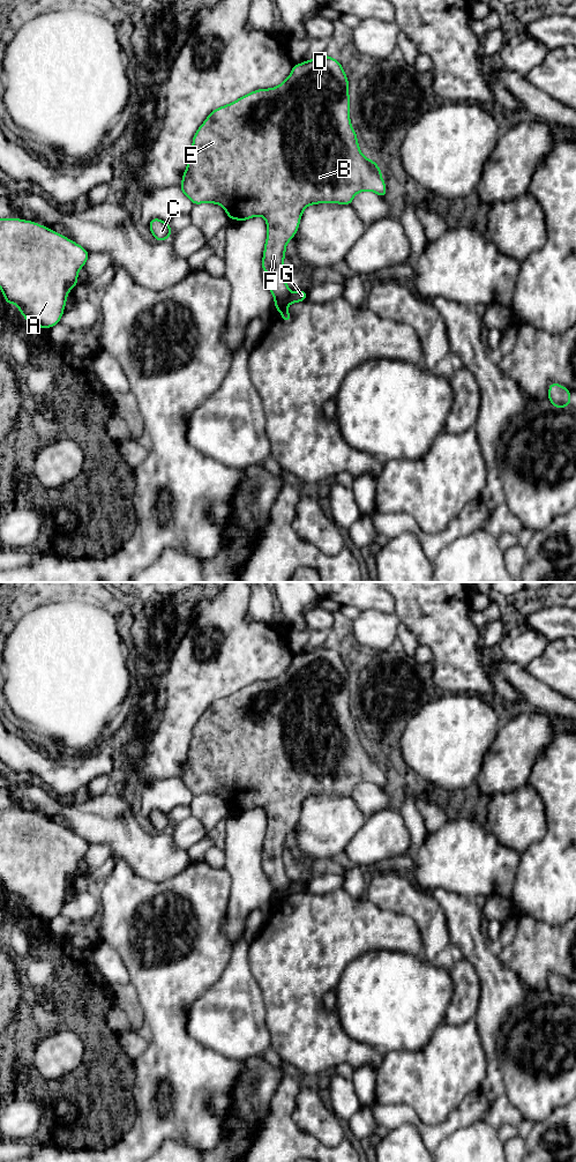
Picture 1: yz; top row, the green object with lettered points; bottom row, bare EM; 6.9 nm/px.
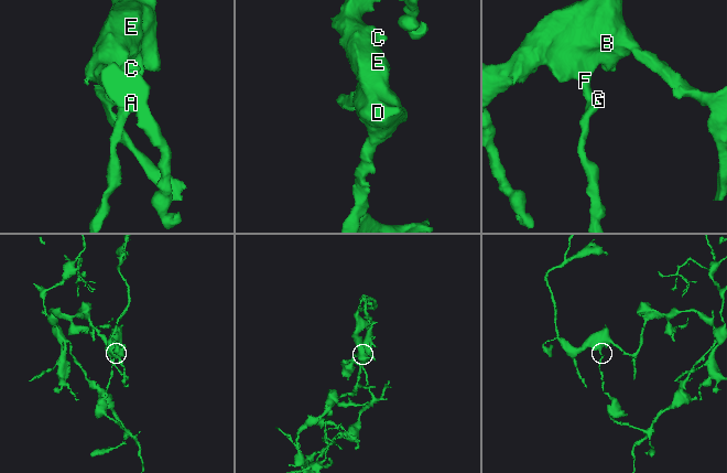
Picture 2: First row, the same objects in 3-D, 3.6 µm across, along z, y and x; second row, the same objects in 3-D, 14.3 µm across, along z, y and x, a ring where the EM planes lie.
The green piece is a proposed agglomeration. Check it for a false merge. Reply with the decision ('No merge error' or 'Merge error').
Merge error

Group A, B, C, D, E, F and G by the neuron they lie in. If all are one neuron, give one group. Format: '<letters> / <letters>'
A B C D E F / G

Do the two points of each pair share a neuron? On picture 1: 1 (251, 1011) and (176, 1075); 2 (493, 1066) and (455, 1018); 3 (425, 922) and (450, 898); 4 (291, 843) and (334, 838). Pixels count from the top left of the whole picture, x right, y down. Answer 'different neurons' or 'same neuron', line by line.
1: different neurons
2: different neurons
3: different neurons
4: different neurons

